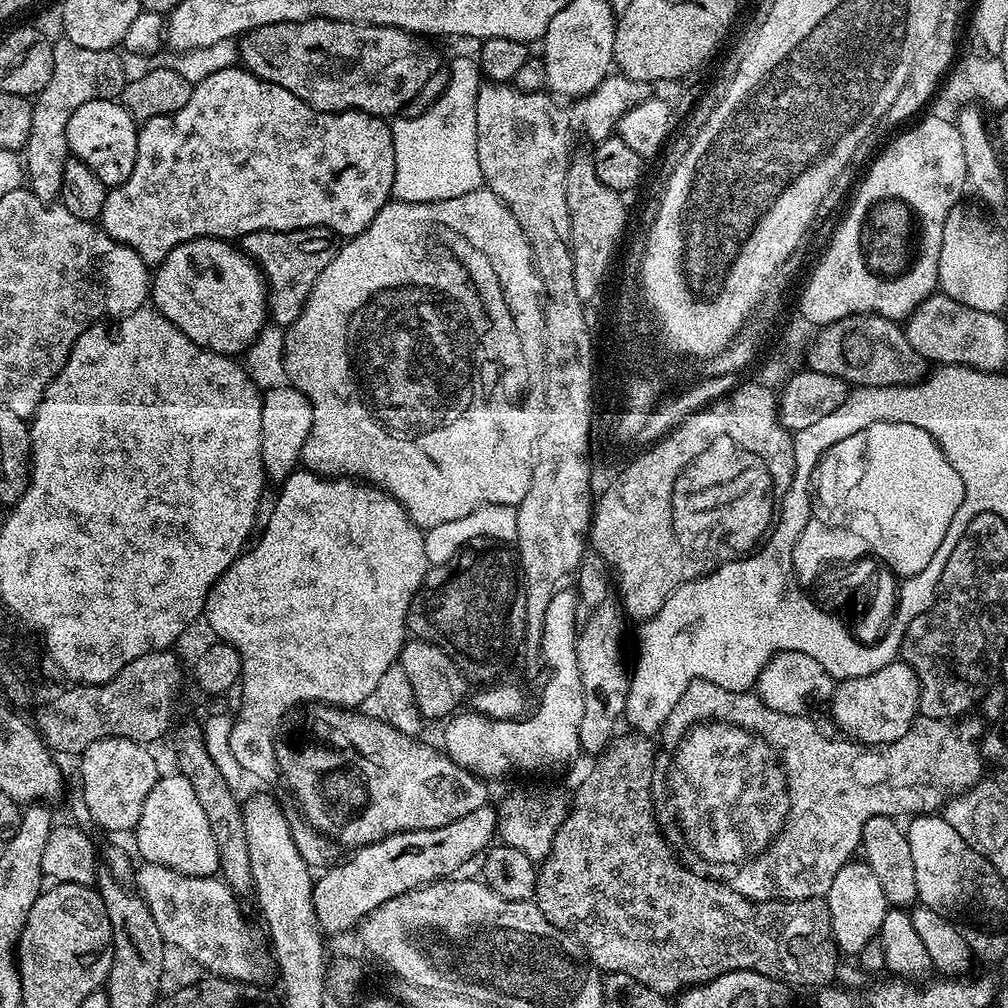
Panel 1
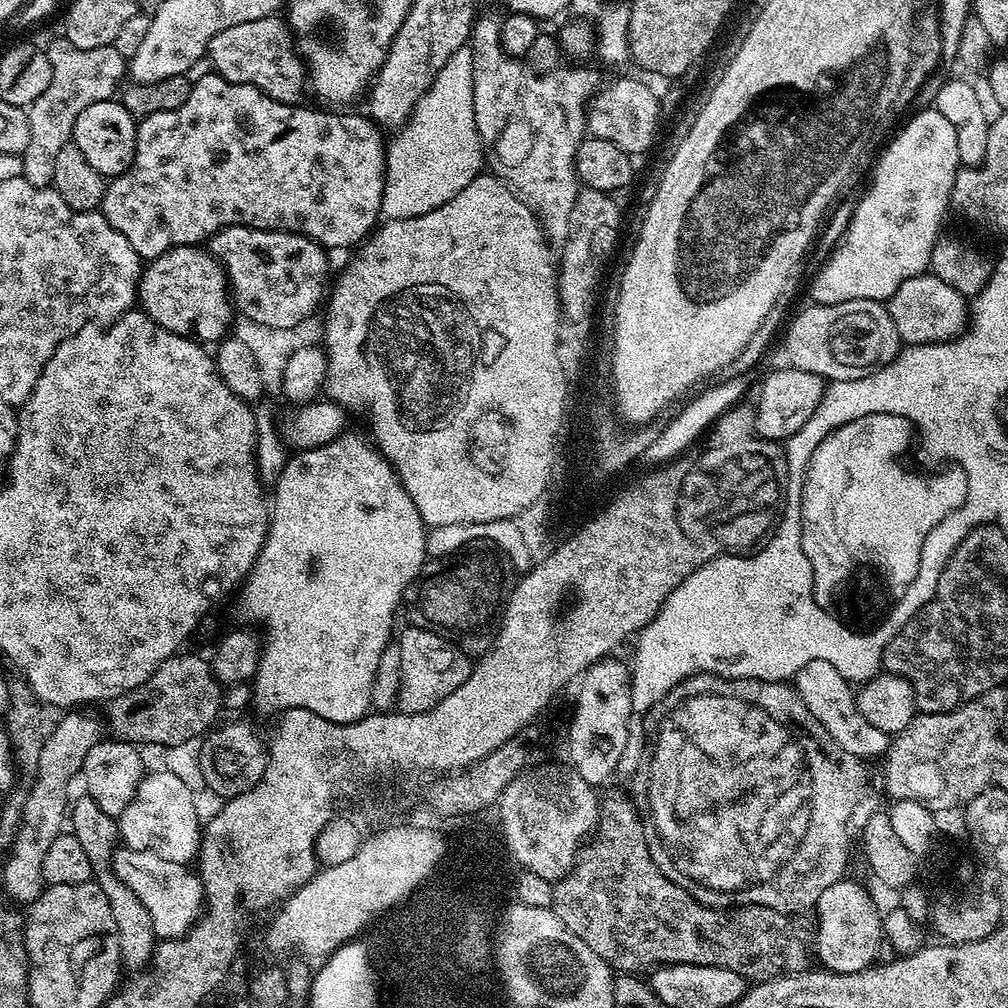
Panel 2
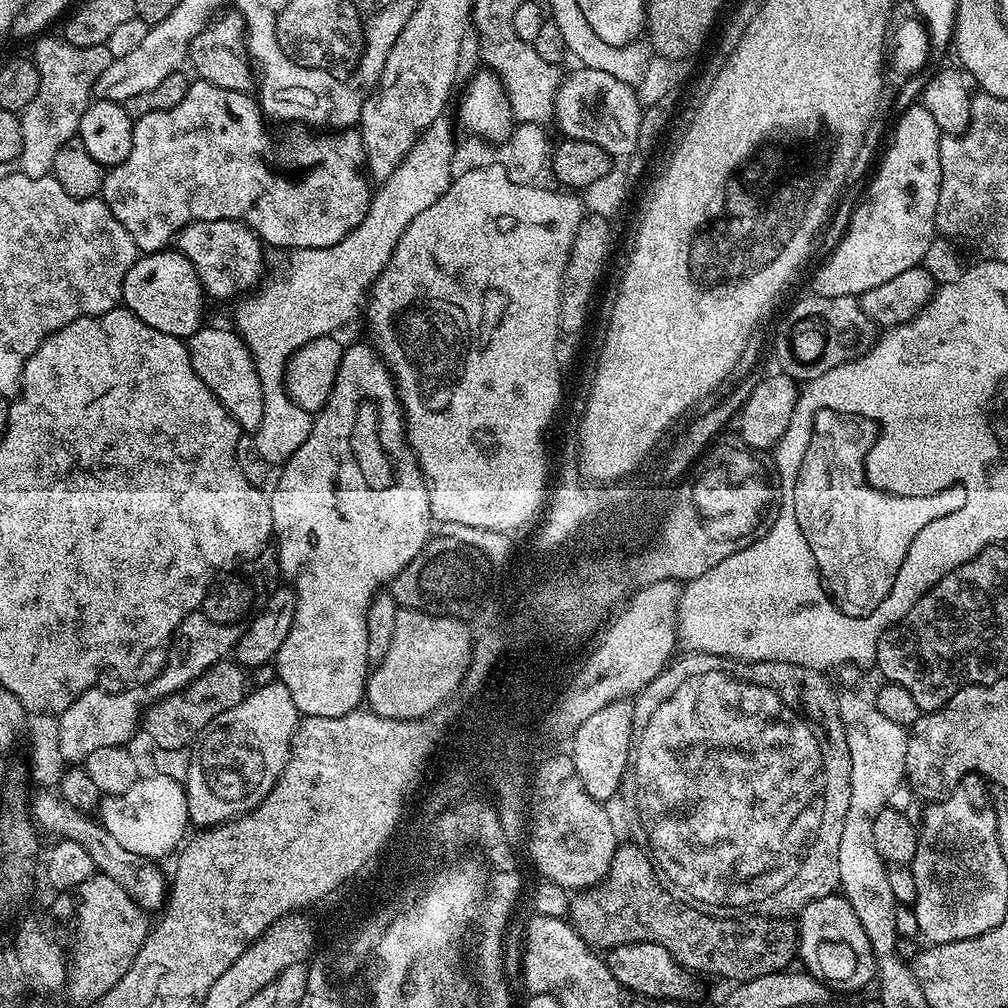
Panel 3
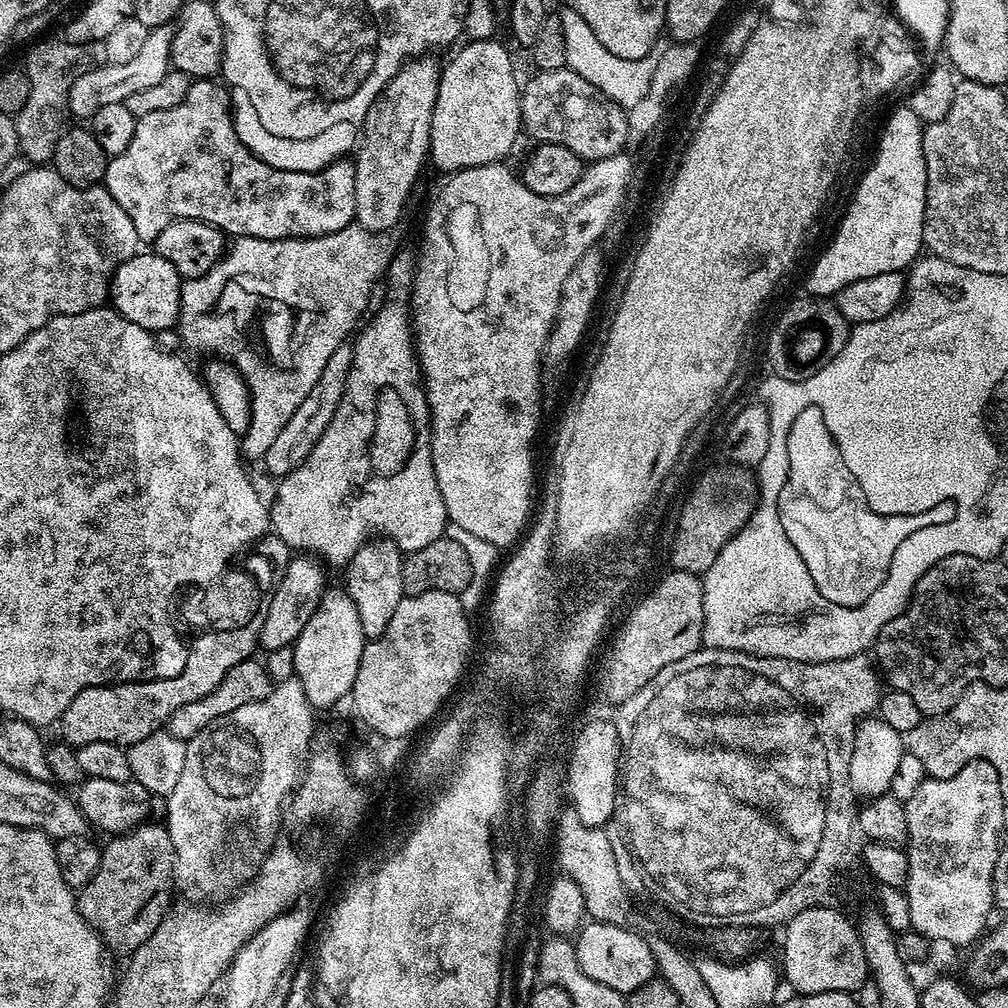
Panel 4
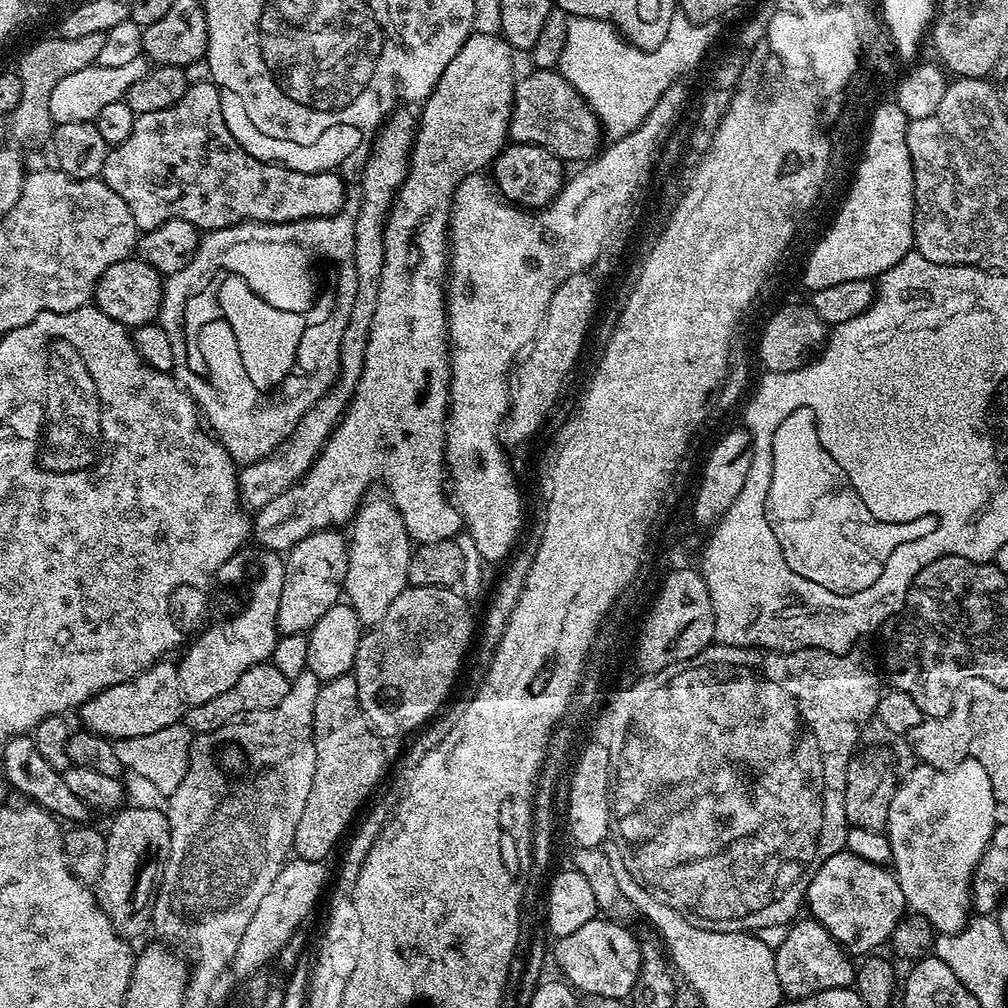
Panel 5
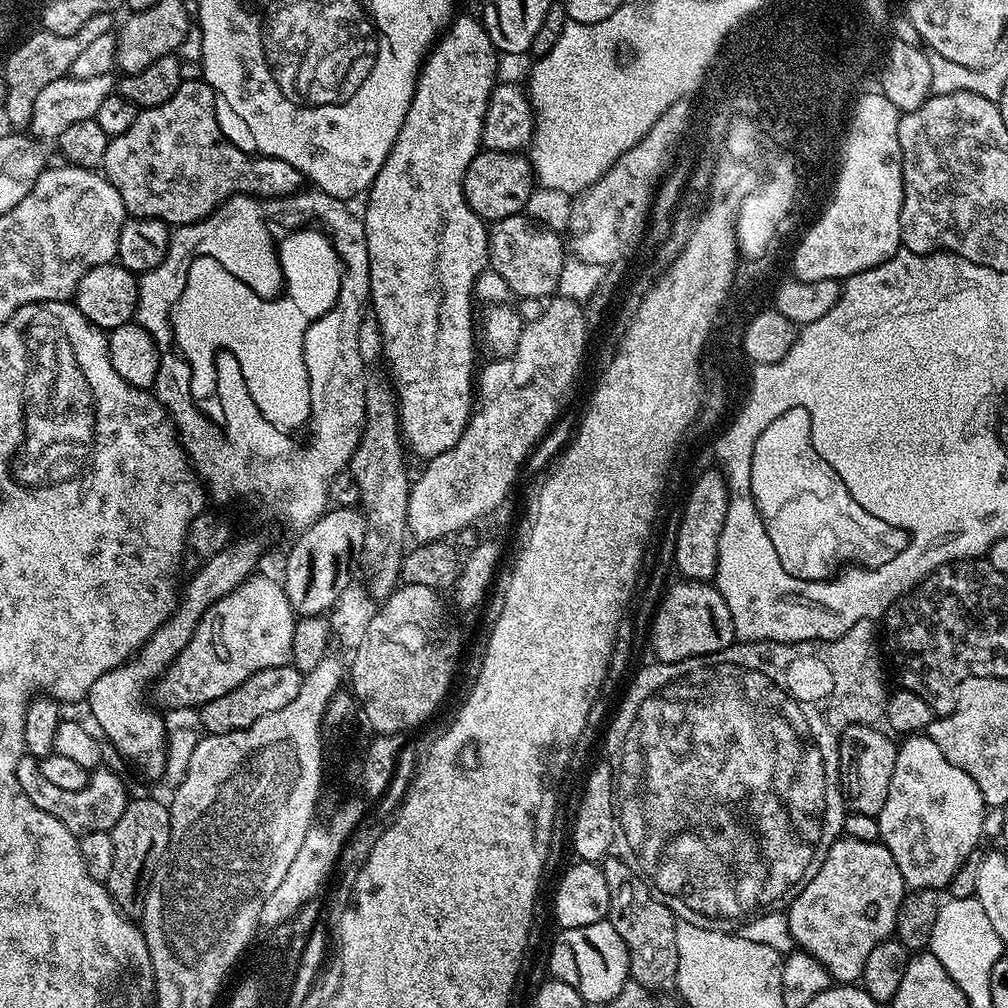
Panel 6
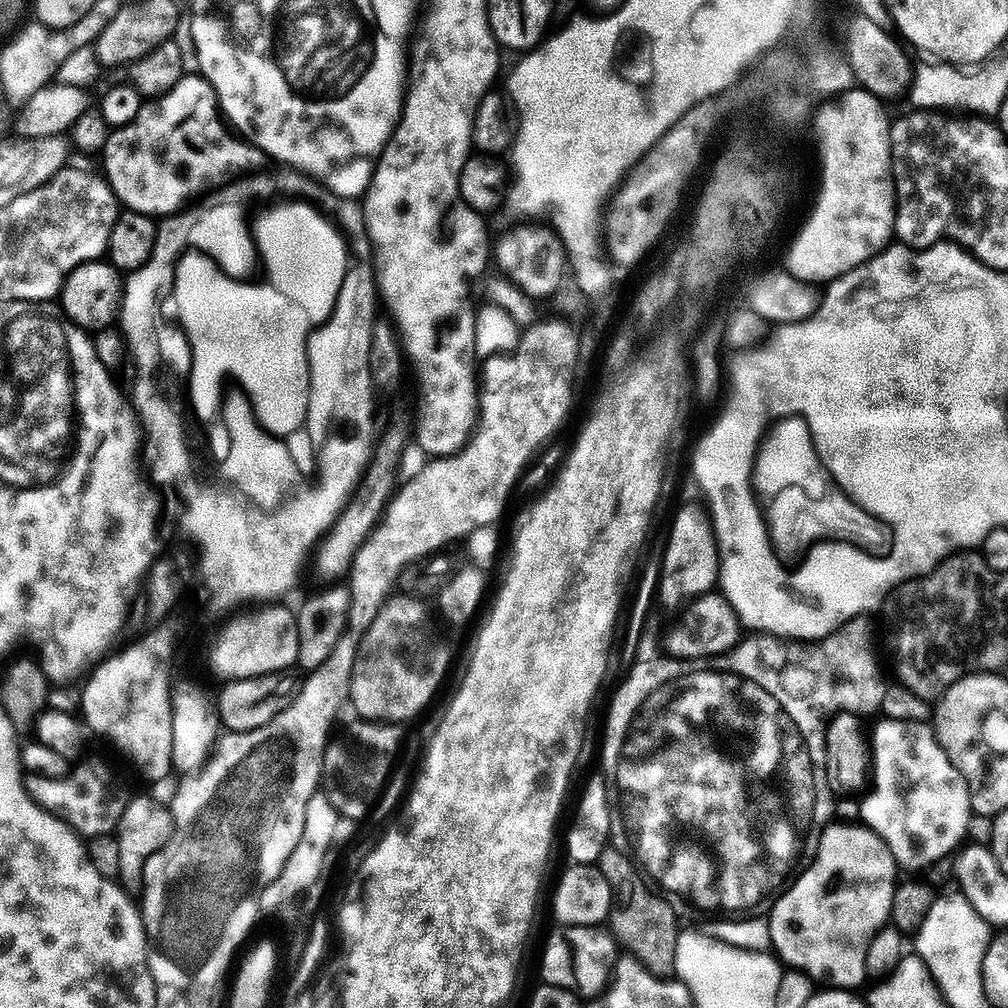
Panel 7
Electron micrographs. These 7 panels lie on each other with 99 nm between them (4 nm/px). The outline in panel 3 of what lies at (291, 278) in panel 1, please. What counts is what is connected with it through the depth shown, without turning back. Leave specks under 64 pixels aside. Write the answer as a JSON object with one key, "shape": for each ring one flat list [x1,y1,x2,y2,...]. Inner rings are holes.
{"shape":[[203,220,187,224,176,235,174,248,190,258,200,284,211,299,213,296,216,300,228,300,236,291,255,289,265,271,262,241,240,220]]}

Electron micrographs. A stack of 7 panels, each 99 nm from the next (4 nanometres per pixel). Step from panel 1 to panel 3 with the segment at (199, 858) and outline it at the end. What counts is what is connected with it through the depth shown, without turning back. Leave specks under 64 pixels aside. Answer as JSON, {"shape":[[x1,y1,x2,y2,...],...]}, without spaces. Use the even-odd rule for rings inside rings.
{"shape":[[141,775,134,782,134,786,130,786,130,790,117,796,104,796,101,799,98,819,110,834,110,838,114,838,120,843,122,850,130,850,130,854,145,856,148,860,163,861,163,856,170,855,169,857,171,857,185,843,184,831,190,828,188,799,184,793,184,785,179,780,171,780,162,775]]}

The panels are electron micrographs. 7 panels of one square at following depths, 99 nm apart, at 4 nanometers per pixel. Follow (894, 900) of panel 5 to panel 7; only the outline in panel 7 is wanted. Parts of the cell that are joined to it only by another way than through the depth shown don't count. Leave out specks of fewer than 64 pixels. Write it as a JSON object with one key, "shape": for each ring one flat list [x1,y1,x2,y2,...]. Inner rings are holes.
{"shape":[[830,822,822,830,818,850,810,866,806,866,780,893,779,898,772,903,766,919,772,939,771,951,791,971,805,972,813,982,820,983,821,980,824,986,856,990,864,976,869,975,866,954,871,939,889,923,892,915,898,865,884,839,873,828,860,822,836,823]]}

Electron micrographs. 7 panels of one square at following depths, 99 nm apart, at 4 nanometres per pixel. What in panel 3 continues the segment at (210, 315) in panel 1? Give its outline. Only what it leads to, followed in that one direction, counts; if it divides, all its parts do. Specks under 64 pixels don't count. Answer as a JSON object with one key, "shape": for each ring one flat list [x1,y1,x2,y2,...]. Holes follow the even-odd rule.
{"shape":[[175,250,141,255,122,282,123,307,142,318,146,326,154,326,154,330,171,336,187,338,202,327,205,323,204,300,206,293,190,258]]}

